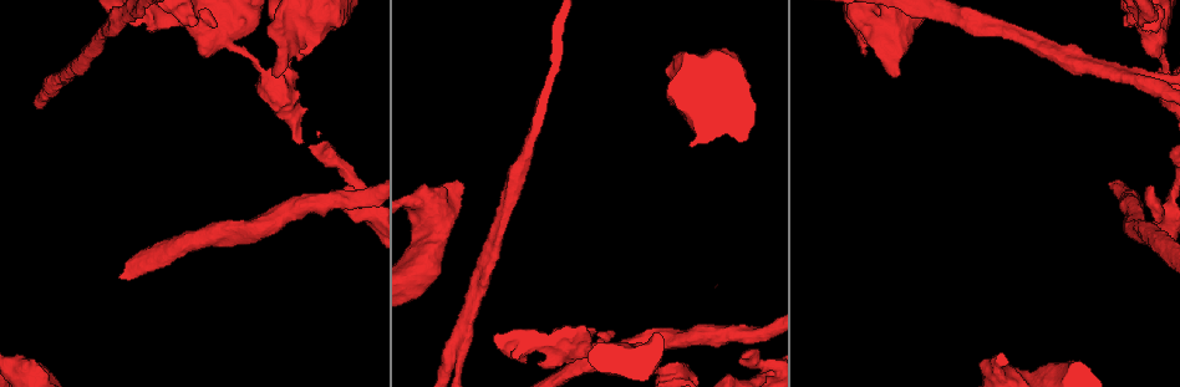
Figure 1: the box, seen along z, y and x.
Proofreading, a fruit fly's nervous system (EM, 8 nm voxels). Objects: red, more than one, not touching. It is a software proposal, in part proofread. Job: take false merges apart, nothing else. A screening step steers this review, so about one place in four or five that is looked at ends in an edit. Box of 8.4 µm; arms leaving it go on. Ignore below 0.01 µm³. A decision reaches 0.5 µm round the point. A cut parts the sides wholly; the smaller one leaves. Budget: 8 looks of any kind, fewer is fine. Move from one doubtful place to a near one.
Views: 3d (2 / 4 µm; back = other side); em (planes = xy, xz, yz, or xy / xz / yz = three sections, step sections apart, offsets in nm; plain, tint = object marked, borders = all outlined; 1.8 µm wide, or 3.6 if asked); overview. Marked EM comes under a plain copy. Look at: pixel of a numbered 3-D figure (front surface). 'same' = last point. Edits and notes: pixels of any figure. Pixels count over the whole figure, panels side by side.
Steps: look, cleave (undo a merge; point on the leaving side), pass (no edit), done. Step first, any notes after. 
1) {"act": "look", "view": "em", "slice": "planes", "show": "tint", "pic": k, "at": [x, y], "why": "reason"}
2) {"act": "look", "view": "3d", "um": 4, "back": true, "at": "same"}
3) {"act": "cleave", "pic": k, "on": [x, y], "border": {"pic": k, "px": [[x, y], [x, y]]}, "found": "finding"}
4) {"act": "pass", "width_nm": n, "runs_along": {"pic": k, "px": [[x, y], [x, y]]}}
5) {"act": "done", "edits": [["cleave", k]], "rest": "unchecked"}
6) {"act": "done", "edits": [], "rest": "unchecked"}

{"act": "look", "view": "3d", "um": 4, "back": true, "pic": 1, "at": [611, 355], "why": "abrupt turn"}

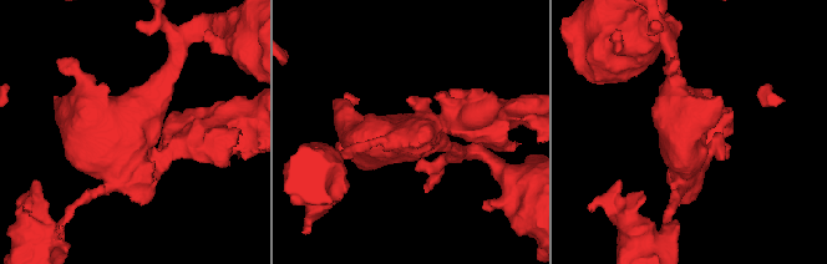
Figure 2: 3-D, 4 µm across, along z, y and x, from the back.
{"act": "look", "view": "em", "um": 3.6, "slice": "planes", "show": "tint", "pic": 2, "at": [128, 144], "why": "need the tissue"}

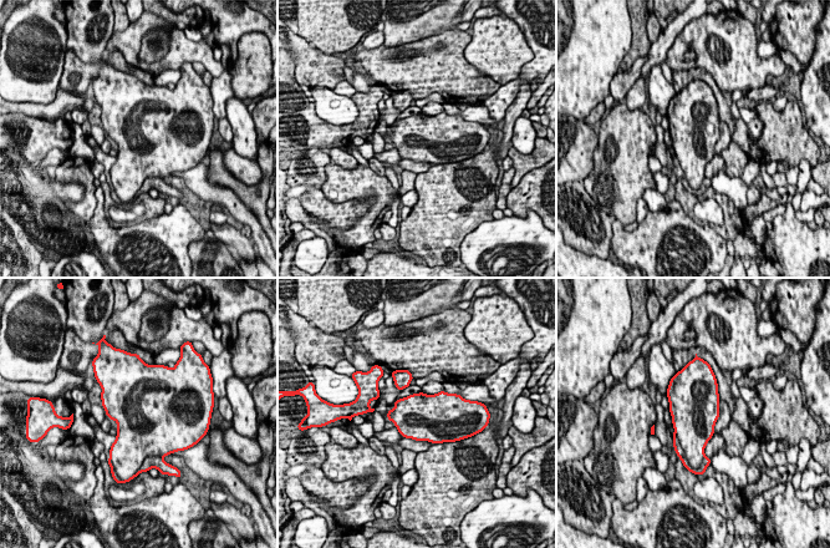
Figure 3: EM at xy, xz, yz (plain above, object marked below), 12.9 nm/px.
{"act": "cleave", "pic": 3, "on": [678, 450], "border": {"pic": 3, "px": [[675, 432], [687, 460]]}, "found": "two neurons meet here"}

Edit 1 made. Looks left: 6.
{"act": "look", "view": "overview"}

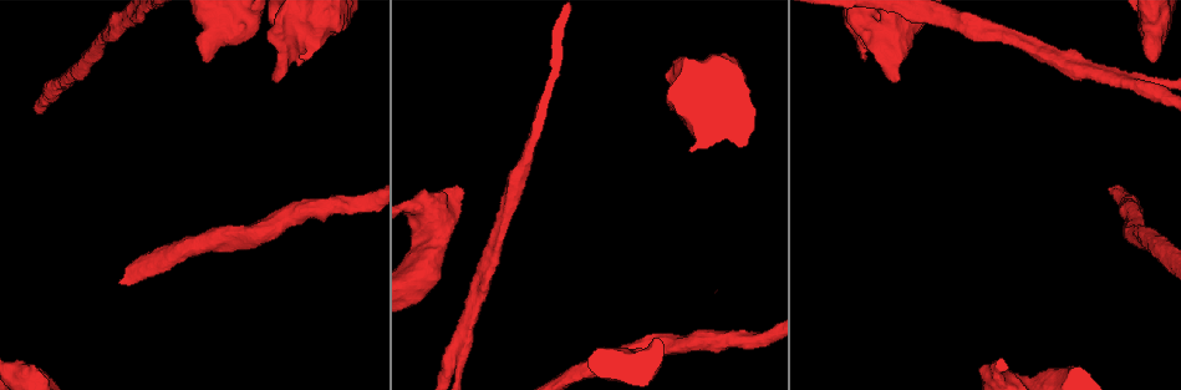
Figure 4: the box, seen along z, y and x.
{"act": "look", "view": "3d", "um": 2, "pic": 4, "at": [1137, 86], "why": "three-way junction"}

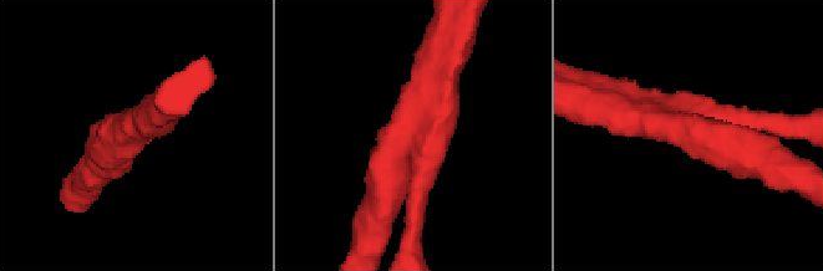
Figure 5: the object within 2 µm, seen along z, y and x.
{"act": "look", "view": "em", "slice": "yz", "step": 4, "show": "tint", "pic": 5, "at": [407, 130]}

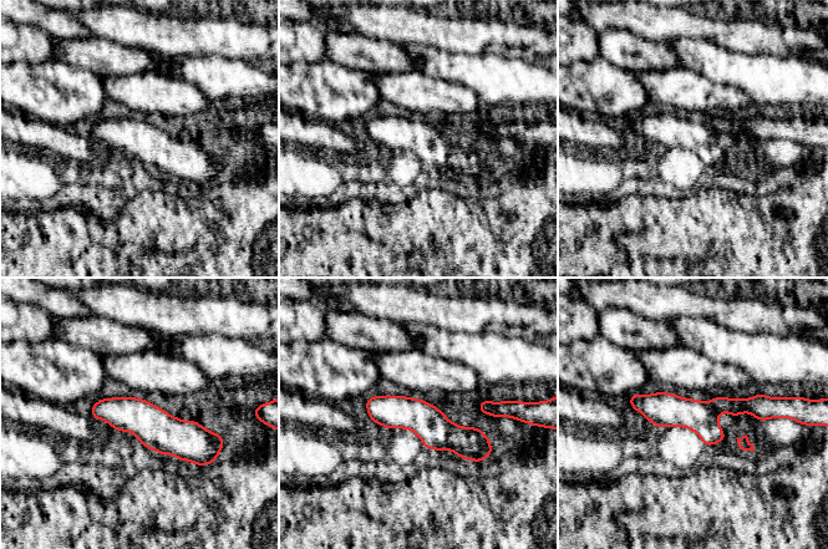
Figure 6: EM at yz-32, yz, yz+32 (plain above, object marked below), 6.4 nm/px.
{"act": "look", "view": "em", "slice": "planes", "show": "tint", "at": "same"}

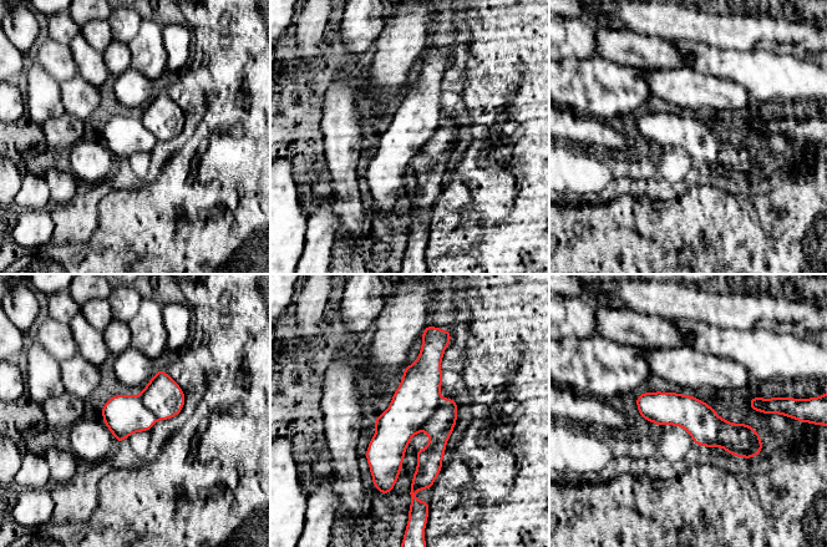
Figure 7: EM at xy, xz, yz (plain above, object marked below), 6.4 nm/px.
{"act": "cleave", "pic": 7, "on": [440, 426], "arms": 3, "part_leaving": {"pic": 7, "px": [[450, 400], [427, 471], [414, 489]]}, "found": "two neurons meet here"}

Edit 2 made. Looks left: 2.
{"act": "done", "edits": [["cleave", 3], ["cleave", 7]], "rest": "unchecked"}

